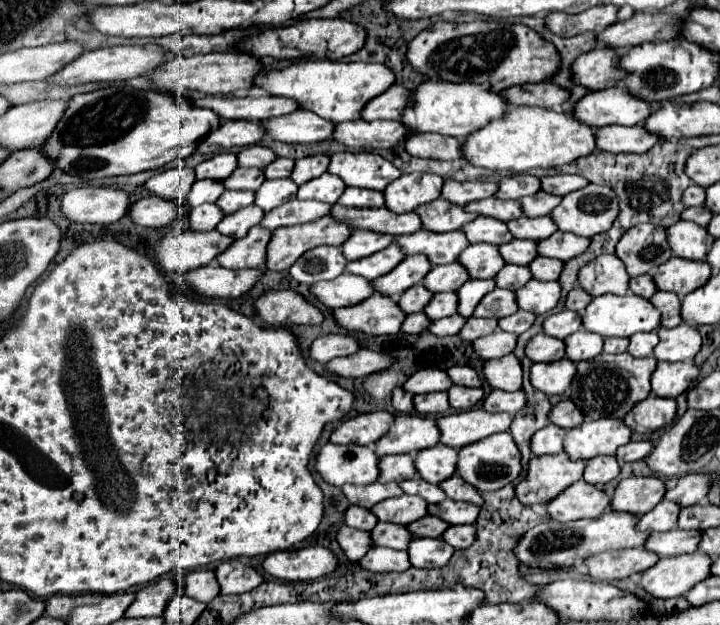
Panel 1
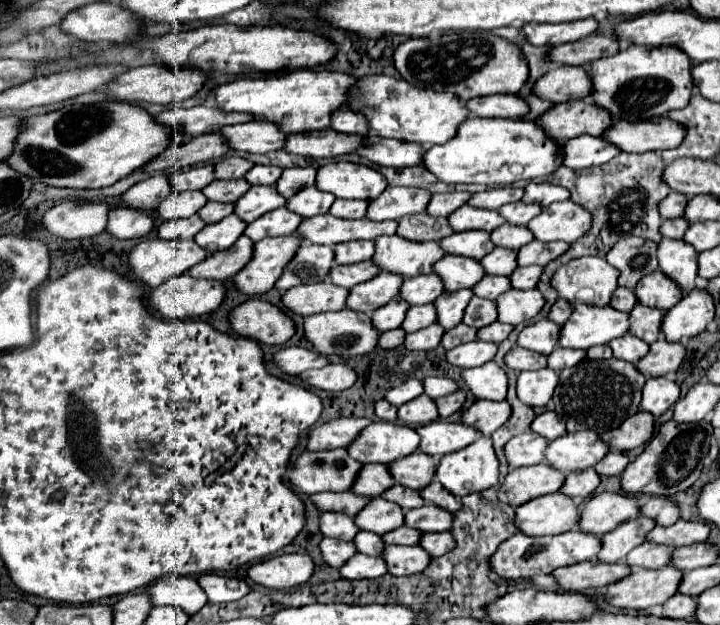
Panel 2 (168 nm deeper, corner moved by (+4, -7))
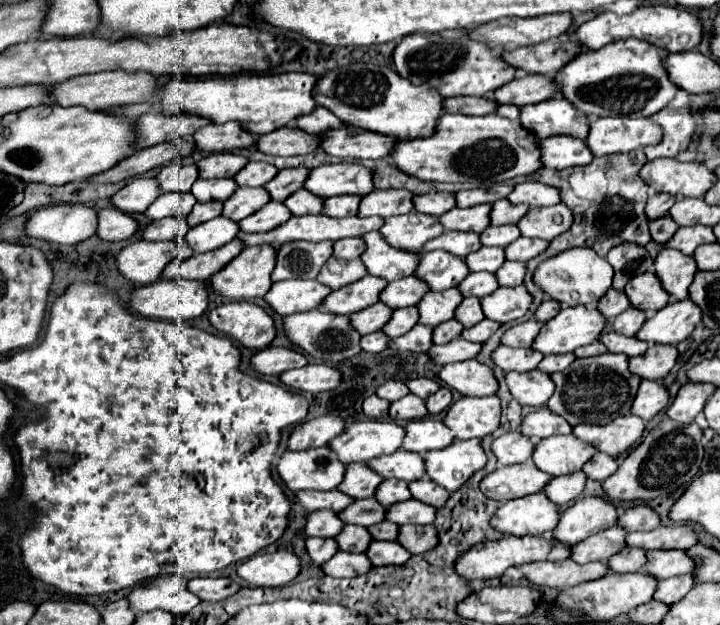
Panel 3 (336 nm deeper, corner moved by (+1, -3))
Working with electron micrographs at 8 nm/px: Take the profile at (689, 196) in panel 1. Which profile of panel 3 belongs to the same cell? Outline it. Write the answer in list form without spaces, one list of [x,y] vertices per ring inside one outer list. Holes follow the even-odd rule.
[[[652,193],[650,199],[648,199],[648,205],[646,205],[648,219],[660,219],[660,217],[668,215],[670,207],[674,205],[674,201],[676,201],[674,195],[668,195],[668,193]]]

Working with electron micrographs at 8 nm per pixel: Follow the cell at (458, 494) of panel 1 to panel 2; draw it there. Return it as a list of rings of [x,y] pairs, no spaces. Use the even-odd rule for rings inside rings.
[[[431,481],[425,489],[421,489],[421,497],[425,503],[433,503],[441,509],[451,511],[451,513],[461,509],[461,501],[457,497],[453,497],[439,481]]]

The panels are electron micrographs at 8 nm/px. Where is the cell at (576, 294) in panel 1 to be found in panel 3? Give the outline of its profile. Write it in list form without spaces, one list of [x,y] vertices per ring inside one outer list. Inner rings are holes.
[[[546,299],[540,307],[538,307],[538,311],[536,311],[536,319],[538,321],[542,321],[542,323],[546,323],[546,321],[550,321],[552,317],[556,317],[558,313],[560,313],[560,303],[558,301],[554,301],[554,299]]]

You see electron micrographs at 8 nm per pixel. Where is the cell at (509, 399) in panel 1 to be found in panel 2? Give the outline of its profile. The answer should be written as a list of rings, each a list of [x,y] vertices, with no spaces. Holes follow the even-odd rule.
[[[475,401],[461,415],[461,423],[471,425],[481,435],[489,437],[495,429],[499,429],[511,415],[511,407],[507,401]]]

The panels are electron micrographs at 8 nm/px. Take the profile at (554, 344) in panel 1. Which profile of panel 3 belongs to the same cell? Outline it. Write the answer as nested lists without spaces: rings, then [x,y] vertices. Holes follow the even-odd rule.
[[[500,345],[494,353],[492,359],[494,363],[508,371],[532,371],[536,369],[536,365],[542,361],[542,353],[534,351],[534,349],[512,349],[512,347],[504,347]]]

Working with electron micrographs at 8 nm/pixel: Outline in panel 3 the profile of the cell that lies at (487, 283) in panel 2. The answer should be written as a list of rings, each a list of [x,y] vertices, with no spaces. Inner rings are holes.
[[[470,273],[460,285],[458,289],[464,293],[464,297],[474,295],[474,297],[486,297],[490,293],[494,293],[498,289],[498,279],[494,273]]]

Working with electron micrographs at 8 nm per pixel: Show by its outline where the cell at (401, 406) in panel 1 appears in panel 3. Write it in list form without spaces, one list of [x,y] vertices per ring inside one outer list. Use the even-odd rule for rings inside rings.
[[[370,395],[364,405],[362,405],[364,413],[370,417],[370,419],[390,419],[390,403],[380,399],[378,395]]]

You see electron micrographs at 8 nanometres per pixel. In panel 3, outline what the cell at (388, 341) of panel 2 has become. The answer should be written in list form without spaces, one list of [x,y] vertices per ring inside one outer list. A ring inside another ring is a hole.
[[[376,331],[376,333],[364,335],[362,349],[368,351],[368,353],[380,353],[380,351],[384,351],[388,347],[388,343],[390,343],[390,337],[384,331]]]

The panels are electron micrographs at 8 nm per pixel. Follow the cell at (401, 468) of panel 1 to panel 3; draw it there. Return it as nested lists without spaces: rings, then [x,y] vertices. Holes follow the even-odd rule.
[[[350,463],[344,481],[340,483],[340,491],[348,493],[354,499],[374,497],[374,491],[384,481],[376,471],[372,471],[366,463]]]

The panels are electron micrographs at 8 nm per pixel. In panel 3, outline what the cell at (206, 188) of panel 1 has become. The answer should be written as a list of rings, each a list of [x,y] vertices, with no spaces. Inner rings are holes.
[[[162,193],[146,215],[150,219],[164,219],[164,217],[188,217],[192,207],[196,205],[196,197],[192,193]]]

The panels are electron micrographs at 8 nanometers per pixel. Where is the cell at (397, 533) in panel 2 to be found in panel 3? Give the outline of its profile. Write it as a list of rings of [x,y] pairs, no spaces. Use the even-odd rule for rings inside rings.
[[[382,521],[380,525],[372,525],[368,527],[372,537],[378,539],[378,541],[398,541],[398,533],[400,533],[400,527],[396,523],[390,523],[390,521]]]

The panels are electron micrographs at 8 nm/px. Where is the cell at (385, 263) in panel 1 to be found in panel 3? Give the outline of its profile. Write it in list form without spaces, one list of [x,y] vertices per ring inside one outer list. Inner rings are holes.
[[[330,257],[324,265],[324,269],[320,271],[318,281],[332,289],[340,289],[354,281],[360,281],[364,275],[368,275],[368,271],[364,269],[364,263],[360,259],[340,261],[336,257]]]

